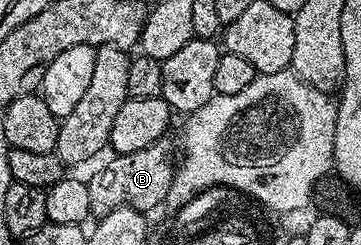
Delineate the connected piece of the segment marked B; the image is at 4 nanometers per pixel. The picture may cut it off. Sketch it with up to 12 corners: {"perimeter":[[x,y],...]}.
{"perimeter":[[165,149],[116,155],[87,176],[90,209],[151,213],[168,197]]}

